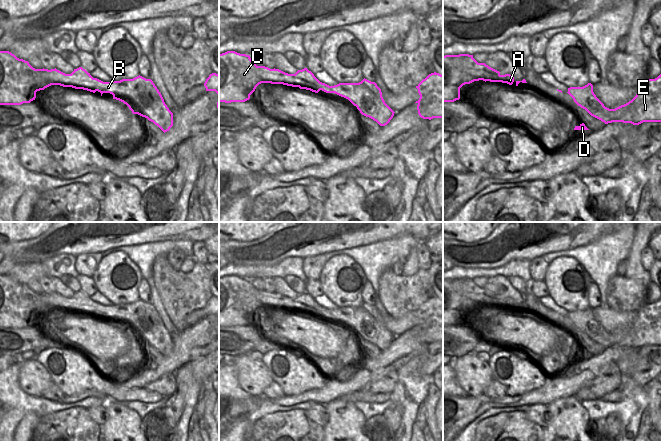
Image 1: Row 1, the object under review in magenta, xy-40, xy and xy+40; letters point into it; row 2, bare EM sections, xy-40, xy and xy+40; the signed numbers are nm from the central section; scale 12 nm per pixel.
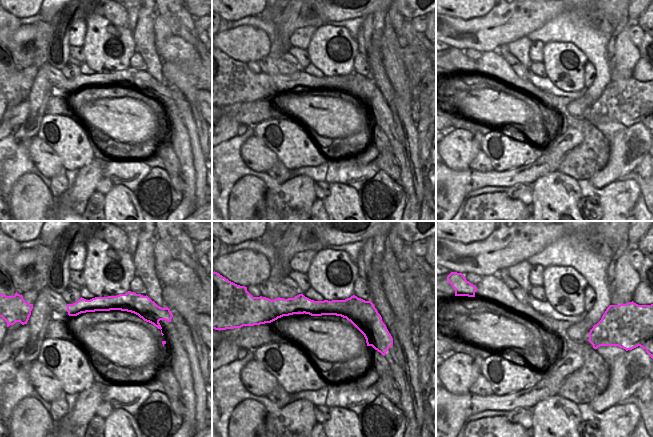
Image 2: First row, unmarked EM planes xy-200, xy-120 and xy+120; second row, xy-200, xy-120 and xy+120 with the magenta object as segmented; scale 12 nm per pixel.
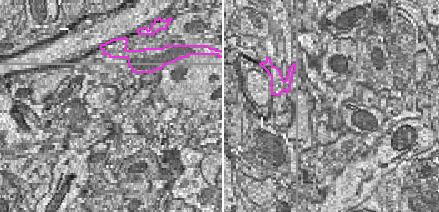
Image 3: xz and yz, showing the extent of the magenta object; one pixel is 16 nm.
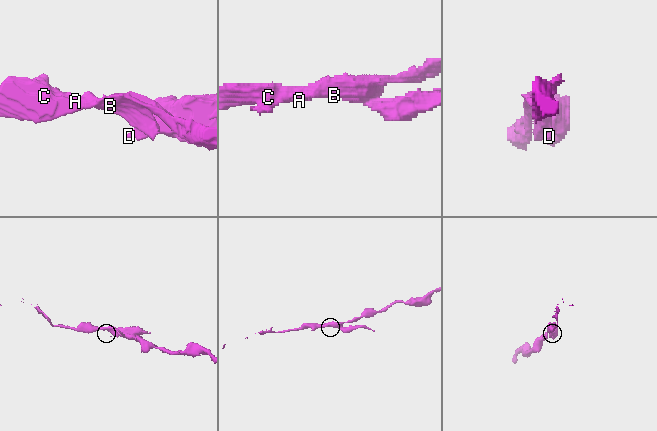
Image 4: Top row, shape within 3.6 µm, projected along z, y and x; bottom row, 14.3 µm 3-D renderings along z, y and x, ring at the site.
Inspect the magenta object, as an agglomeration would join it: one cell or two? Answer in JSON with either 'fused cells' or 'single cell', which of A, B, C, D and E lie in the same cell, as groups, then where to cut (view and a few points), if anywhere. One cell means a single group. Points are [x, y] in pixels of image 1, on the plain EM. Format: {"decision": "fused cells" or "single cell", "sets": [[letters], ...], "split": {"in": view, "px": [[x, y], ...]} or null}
{"decision": "fused cells", "sets": [["A", "B", "C"], ["D", "E"]], "split": {"in": "xy+40", "px": [[610, 333], [609, 346]]}}

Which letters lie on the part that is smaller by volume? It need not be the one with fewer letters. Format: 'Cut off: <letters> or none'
Cut off: D, E

